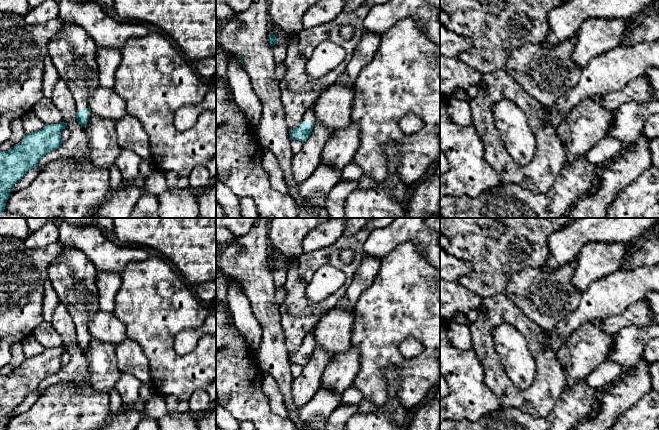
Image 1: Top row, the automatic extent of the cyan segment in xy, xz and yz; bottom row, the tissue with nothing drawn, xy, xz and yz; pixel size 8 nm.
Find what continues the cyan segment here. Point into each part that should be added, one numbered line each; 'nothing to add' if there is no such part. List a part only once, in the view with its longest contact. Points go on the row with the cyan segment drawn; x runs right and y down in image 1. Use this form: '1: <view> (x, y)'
1: xz (309, 116)

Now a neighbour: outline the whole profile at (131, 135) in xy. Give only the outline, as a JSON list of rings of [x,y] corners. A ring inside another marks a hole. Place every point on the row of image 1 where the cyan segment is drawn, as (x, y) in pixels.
[[[126,115],[115,123],[118,144],[122,149],[133,151],[142,160],[150,159],[149,137],[141,122],[131,115]]]

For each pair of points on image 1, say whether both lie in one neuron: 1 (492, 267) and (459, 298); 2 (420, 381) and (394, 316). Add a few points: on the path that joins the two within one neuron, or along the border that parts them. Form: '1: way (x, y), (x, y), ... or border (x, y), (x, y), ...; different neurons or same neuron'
1: border (457, 281), (481, 298); different neurons
2: way (404, 365), (393, 354), (393, 332); same neuron

